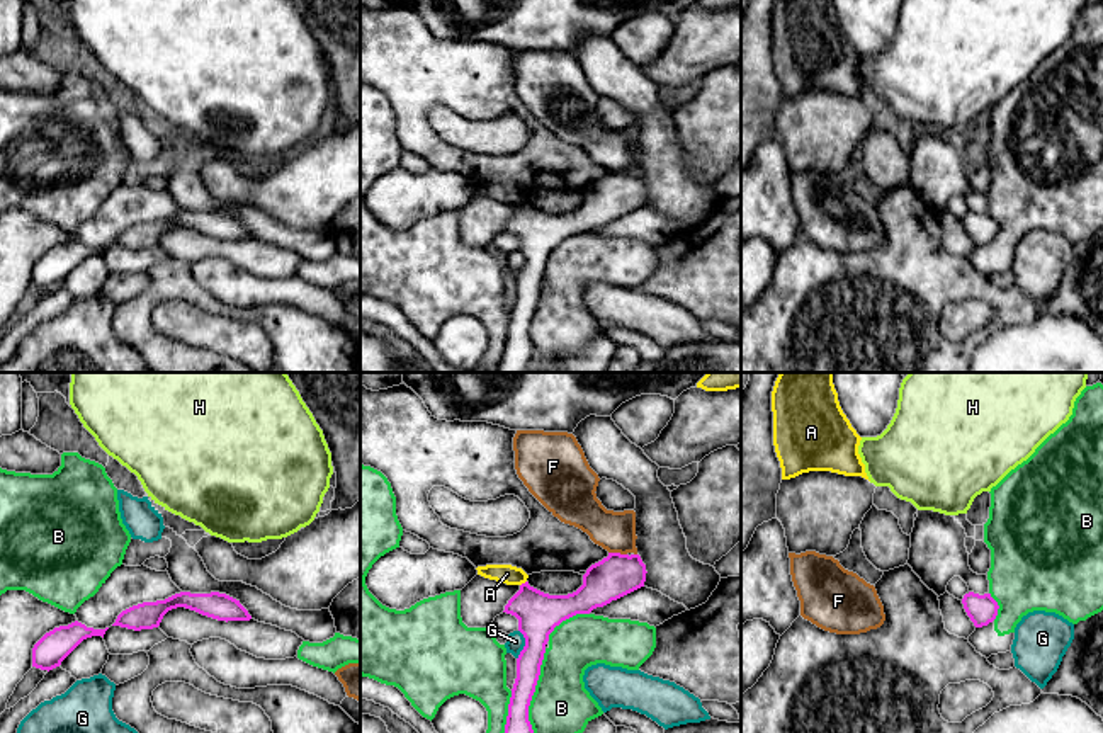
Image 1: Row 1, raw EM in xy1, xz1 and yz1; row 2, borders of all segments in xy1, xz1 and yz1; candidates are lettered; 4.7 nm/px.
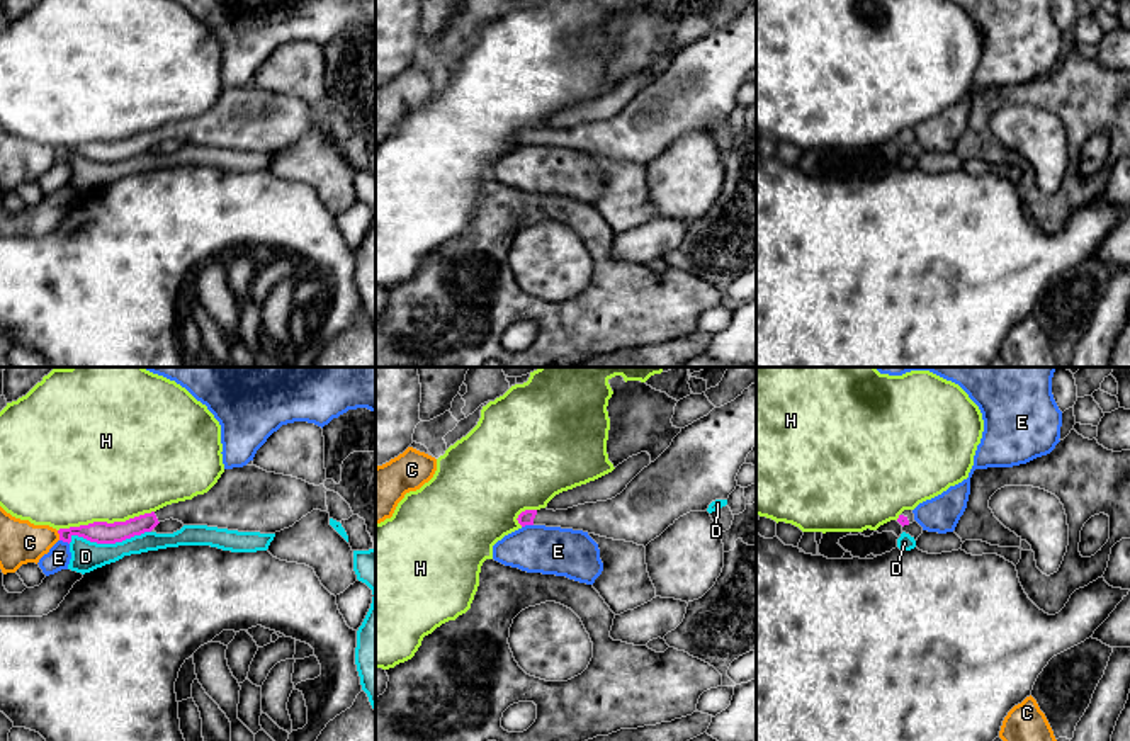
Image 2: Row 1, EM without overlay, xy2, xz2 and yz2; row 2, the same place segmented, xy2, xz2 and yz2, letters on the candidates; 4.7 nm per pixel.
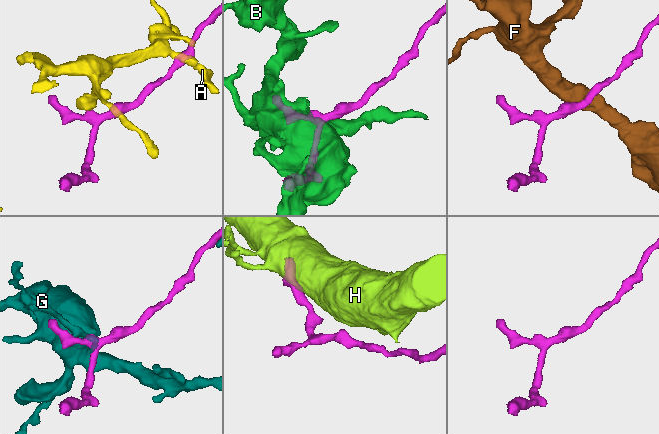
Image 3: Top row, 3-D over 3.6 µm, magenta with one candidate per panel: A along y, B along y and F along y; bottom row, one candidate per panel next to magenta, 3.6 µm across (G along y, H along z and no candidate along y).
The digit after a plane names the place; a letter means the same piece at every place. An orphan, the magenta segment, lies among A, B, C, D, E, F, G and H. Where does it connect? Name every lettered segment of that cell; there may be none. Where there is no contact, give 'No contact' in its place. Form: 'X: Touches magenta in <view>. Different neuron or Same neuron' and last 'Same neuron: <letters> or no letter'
A: Touches magenta in xz1. Different neuron
B: Touches magenta in xz1. Different neuron
C: Touches magenta in xy2. Different neuron
D: Touches magenta in xy2. Different neuron
E: Touches magenta in xz2. Different neuron
F: Touches magenta in xz1. Different neuron
G: Touches magenta in xz1. Different neuron
H: Touches magenta in xy2. Different neuron
Same neuron: no letter

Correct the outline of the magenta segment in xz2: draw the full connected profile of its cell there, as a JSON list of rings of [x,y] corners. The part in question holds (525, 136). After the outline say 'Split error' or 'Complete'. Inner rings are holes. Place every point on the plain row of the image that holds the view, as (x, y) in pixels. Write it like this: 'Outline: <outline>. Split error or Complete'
Outline: [[[756,2],[734,20],[714,27],[707,36],[681,48],[671,65],[627,107],[612,119],[585,122],[568,129],[525,129],[518,143],[583,150],[600,156],[647,165],[680,136],[690,131],[707,131],[715,119],[727,119],[736,109],[736,95],[756,65]]]. Split error

